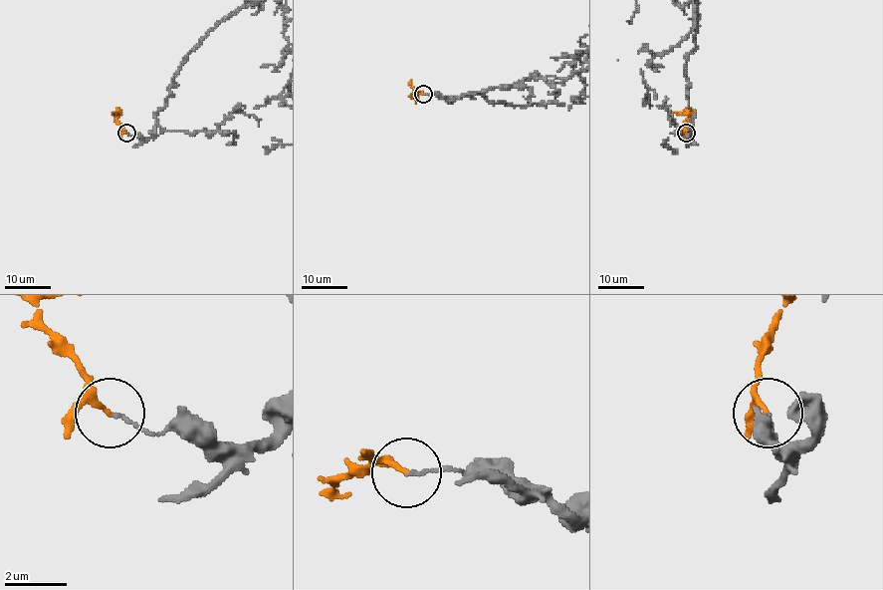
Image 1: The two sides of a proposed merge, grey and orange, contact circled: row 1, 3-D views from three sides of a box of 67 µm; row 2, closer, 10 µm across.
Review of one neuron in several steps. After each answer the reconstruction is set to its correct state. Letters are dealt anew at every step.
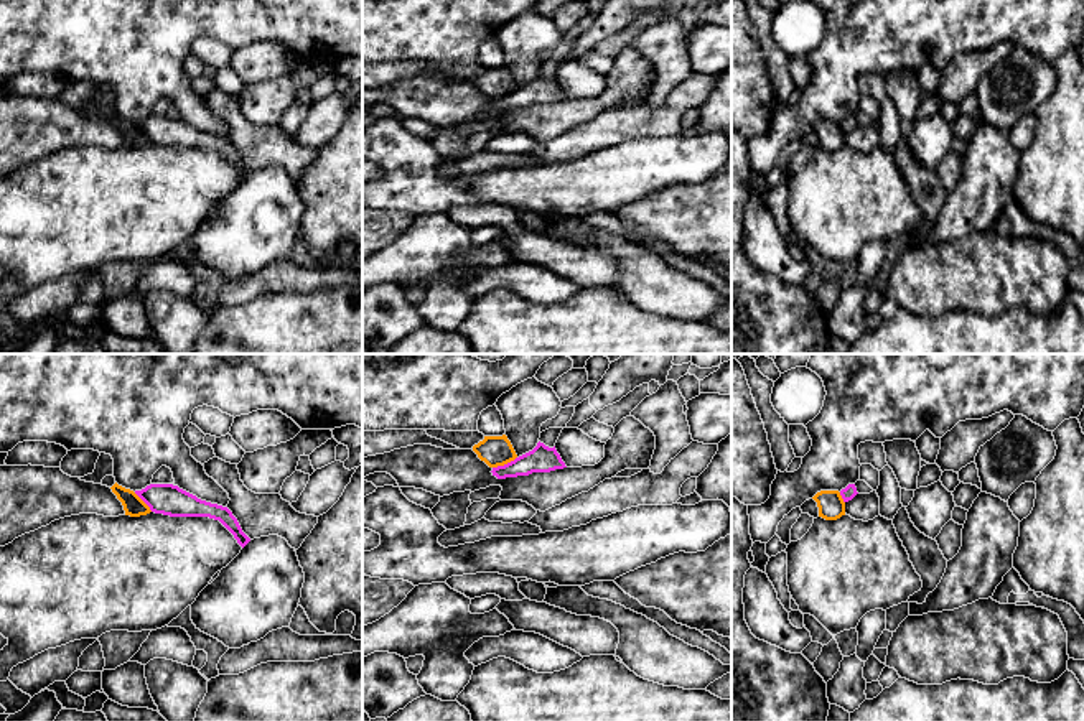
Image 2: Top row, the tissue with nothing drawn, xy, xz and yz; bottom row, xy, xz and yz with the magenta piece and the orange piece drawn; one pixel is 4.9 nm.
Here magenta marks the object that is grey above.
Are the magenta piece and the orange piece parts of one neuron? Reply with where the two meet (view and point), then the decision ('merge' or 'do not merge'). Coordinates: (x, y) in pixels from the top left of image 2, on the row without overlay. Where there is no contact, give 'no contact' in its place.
xz (504, 96) | do not merge

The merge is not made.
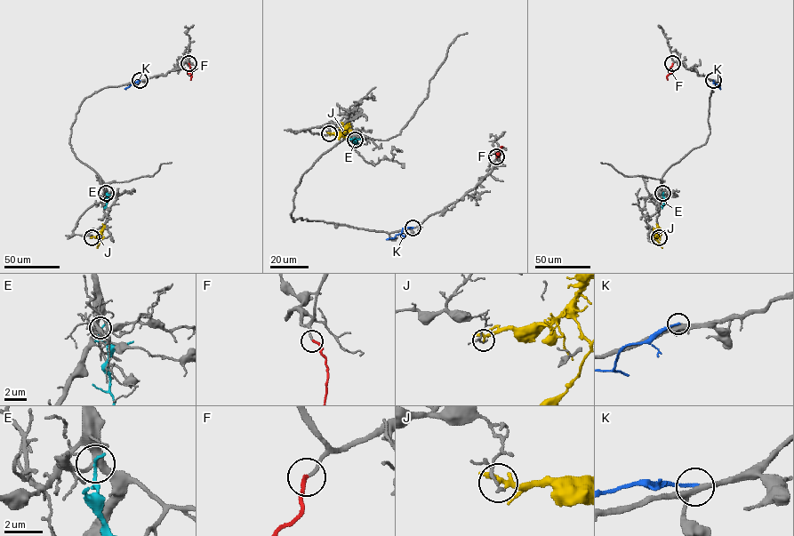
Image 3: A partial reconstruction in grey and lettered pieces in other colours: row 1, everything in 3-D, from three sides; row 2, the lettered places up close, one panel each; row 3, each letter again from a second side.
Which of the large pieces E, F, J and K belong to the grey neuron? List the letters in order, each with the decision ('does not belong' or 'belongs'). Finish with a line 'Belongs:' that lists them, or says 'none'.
E: does not belong
F: belongs
J: does not belong
K: does not belong
Belongs: F

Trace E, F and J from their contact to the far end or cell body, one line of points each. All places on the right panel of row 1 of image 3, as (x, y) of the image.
E: (662, 193), (662, 208)
F: (672, 63), (667, 79)
J: (659, 237), (657, 235), (655, 238), (662, 248)

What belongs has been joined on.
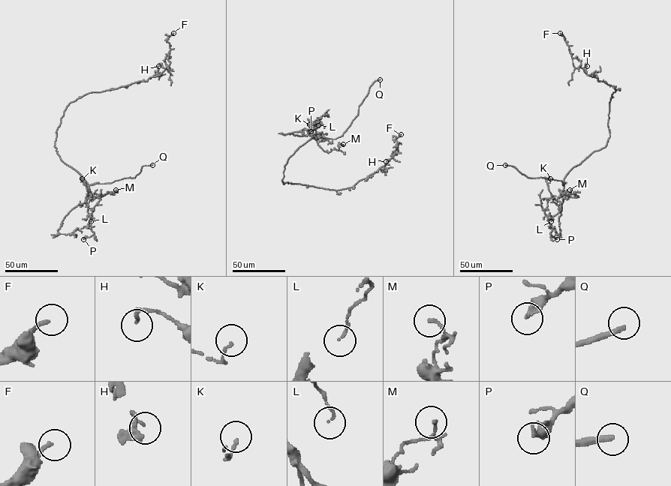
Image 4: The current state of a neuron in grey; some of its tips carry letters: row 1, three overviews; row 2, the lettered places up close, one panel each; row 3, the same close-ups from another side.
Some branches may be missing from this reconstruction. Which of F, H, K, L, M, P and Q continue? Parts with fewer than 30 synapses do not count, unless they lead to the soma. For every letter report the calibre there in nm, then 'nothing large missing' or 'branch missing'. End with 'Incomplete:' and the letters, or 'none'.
F: calibre 170 nm; nothing large missing
H: calibre 140 nm; nothing large missing
K: calibre 70 nm; nothing large missing
L: calibre 100 nm; nothing large missing
M: calibre 140 nm; nothing large missing
P: calibre 240 nm; nothing large missing
Q: calibre 240 nm; branch missing
Incomplete: Q

